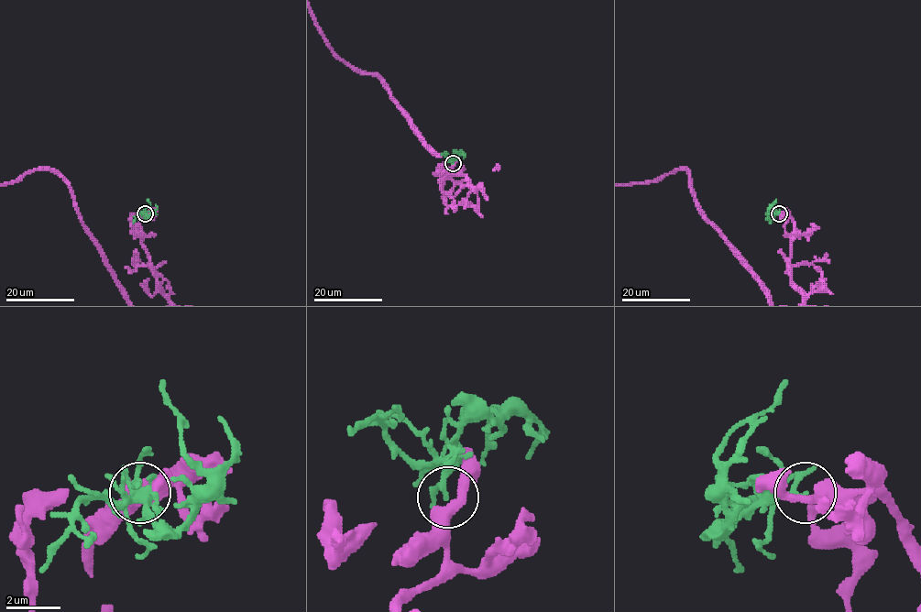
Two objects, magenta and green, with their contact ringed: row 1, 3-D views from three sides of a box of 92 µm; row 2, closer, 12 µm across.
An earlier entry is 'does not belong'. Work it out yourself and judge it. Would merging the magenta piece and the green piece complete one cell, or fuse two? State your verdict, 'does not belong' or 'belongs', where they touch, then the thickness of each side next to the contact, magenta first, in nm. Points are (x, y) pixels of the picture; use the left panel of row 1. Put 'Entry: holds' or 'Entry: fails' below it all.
does not belong; at (145, 213); 400 nm thick on the magenta side, 160 nm on the other
Entry: holds

